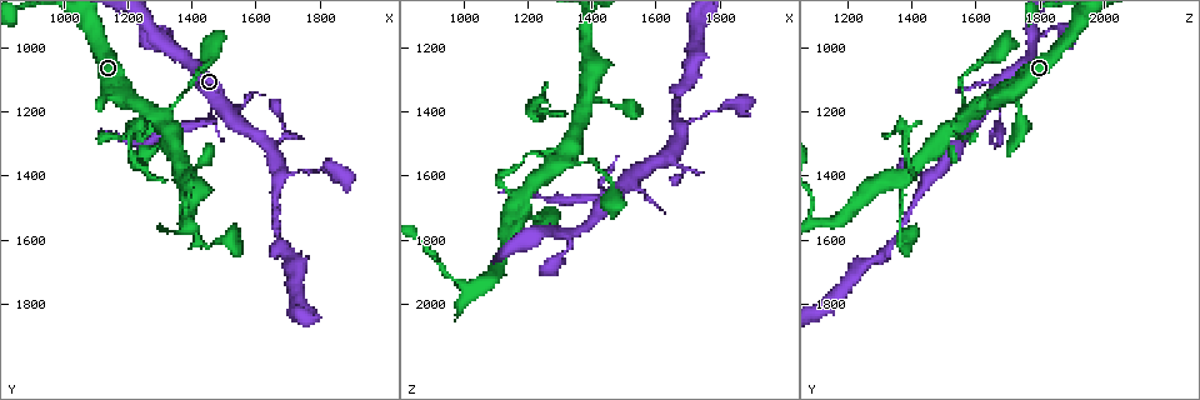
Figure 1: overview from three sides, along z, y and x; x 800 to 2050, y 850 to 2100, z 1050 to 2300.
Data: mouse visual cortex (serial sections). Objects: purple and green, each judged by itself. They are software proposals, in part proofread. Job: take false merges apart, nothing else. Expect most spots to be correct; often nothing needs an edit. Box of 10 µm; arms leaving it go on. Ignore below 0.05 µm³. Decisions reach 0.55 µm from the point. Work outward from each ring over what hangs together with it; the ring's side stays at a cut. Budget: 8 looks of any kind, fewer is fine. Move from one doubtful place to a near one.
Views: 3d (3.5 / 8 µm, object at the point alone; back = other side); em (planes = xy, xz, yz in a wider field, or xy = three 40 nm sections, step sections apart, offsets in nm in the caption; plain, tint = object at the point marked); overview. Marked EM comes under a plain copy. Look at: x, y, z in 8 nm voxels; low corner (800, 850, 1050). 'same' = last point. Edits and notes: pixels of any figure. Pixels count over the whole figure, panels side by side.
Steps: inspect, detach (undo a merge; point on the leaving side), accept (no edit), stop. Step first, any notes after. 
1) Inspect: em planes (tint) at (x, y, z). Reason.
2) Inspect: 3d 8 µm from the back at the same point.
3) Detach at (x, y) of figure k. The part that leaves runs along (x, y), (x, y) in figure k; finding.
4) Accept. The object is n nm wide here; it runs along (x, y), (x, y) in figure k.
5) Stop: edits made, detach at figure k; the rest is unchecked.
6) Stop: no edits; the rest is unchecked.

Inspect: 3d 3.5 µm at (1370, 1160, 1550). Sudden change in width.

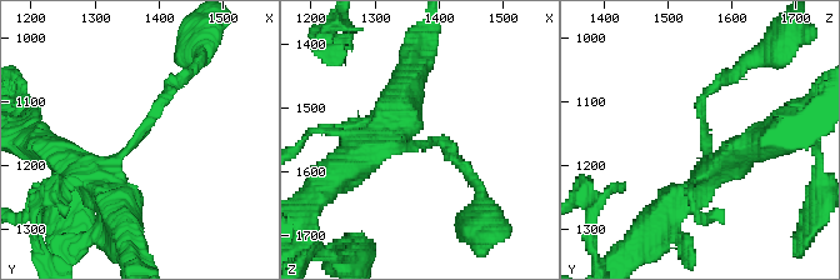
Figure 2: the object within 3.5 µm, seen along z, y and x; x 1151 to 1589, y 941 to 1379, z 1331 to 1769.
Inspect: em xy step 5 (tint) at (1365, 1155, 1555). The arms are 150, 400 nm wide; now the EM.

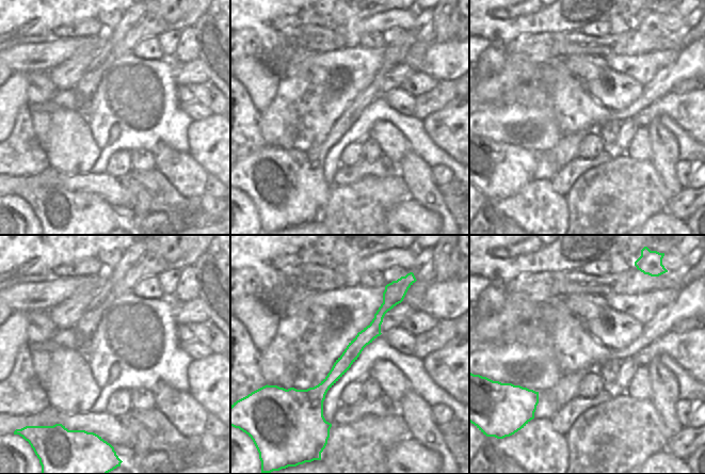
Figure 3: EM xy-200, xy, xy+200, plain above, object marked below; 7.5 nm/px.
Accept. It runs along (388, 296), (315, 396), (315, 415) in figure 3; all the same cell.

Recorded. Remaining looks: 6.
Inspect: 3d 3.5 µm at (1210, 1160, 1730). Thick turns thin.

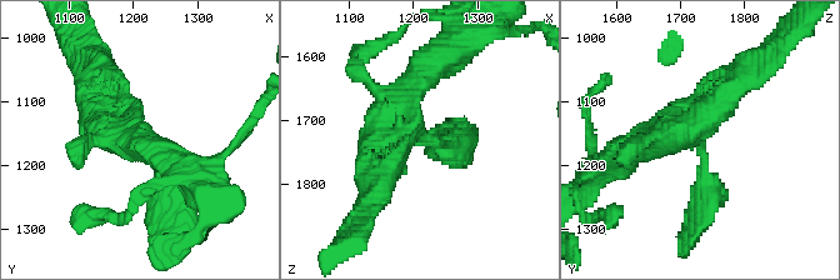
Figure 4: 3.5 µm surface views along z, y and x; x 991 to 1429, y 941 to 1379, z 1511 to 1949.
Inspect: em xy step 5 (tint) at the same point. The arms are 300, 400 nm wide; now the EM.

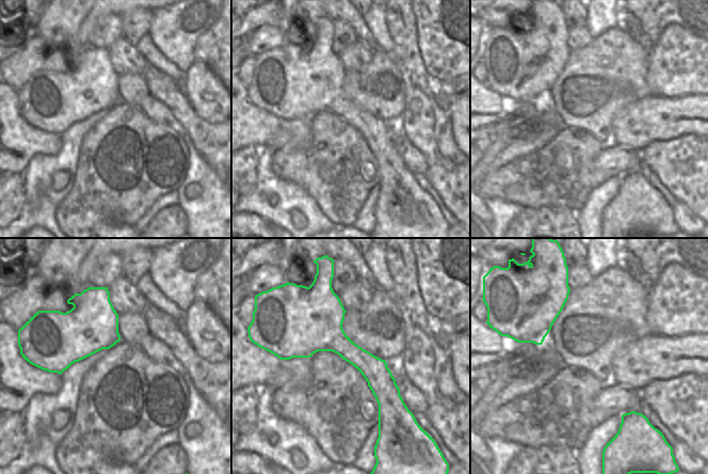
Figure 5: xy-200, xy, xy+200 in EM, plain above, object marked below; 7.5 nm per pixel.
Accept. It runs along (280, 349), (340, 343), (402, 406) in figure 5; one cell here.

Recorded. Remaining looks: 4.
Inspect: 3d 8 µm at (1380, 1400, 1380). Four-way junction.

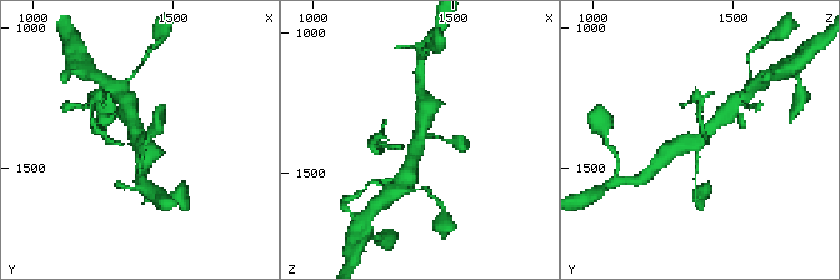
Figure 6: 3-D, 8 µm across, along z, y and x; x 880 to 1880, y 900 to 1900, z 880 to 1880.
Inspect: 3d 3.5 µm at the same point.

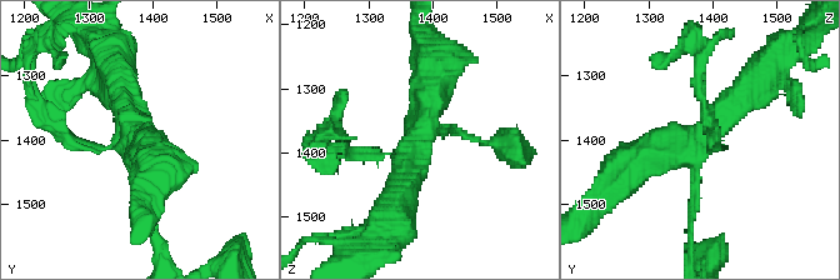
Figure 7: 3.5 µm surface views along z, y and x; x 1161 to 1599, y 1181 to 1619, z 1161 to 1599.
Inspect: em xy step 2 (tint) at (1375, 1400, 1370). 4 arms meet here; the arms are 100, 150, 350, 500 nm wide; now the EM.

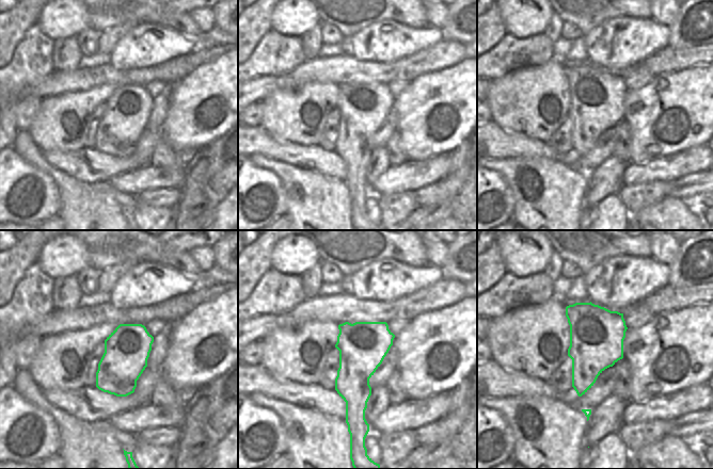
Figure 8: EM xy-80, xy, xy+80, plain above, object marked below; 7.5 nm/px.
Accept. One cell here.

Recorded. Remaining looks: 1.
Stop: no edits; the rest is unchecked.

